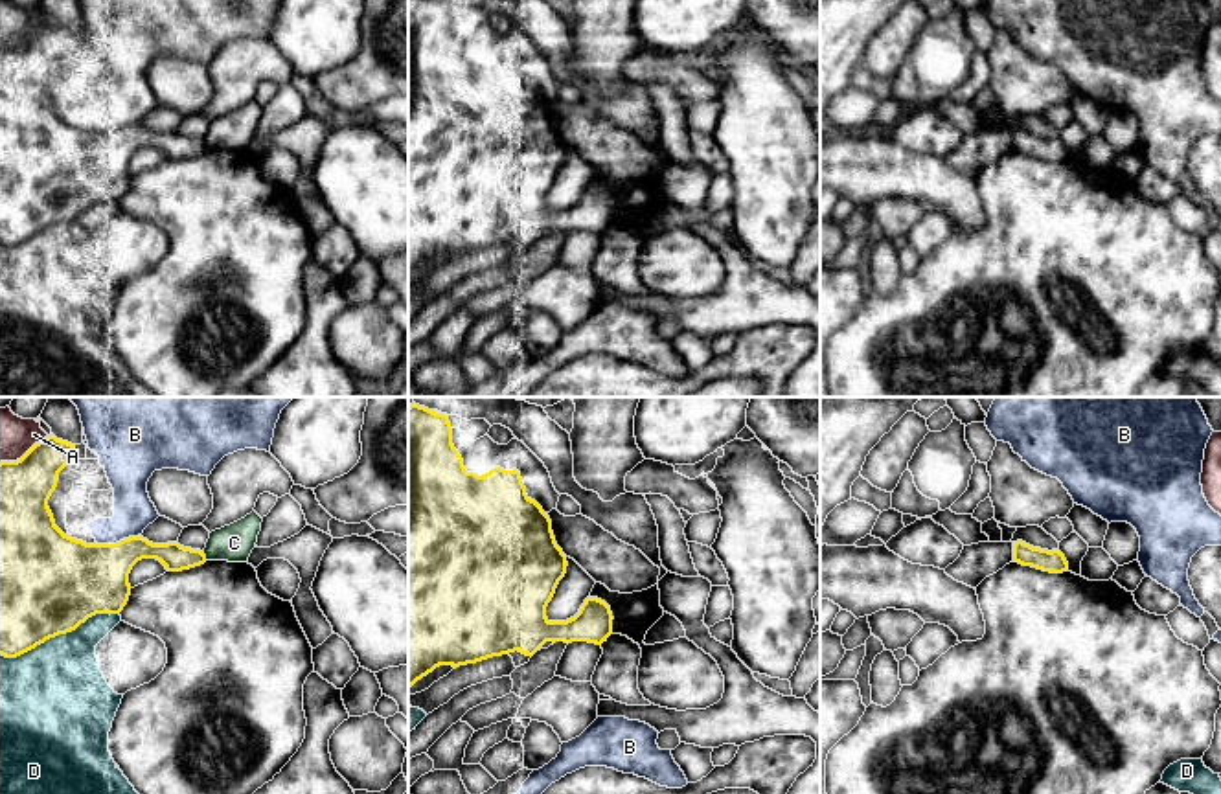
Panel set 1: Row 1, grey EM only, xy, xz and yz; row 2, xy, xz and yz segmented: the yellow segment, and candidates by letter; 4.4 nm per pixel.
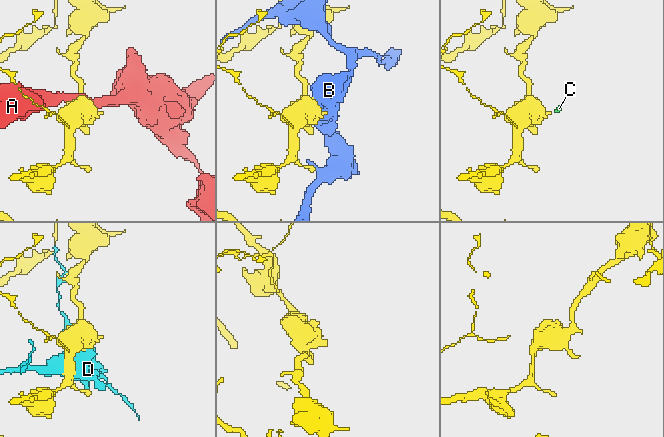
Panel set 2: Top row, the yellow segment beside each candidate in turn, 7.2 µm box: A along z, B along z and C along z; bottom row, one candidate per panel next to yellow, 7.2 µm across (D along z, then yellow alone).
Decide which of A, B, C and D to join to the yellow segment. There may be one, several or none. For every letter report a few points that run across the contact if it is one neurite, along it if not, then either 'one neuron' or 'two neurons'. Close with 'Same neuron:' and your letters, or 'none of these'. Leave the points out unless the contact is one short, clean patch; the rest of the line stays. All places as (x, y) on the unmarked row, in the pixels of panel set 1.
A: two neurons
B: two neurons
C: line xy (203, 140), (206, 147); two neurons
D: two neurons
Same neuron: none of these

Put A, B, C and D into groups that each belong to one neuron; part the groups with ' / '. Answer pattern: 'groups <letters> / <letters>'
groups A / B / C / D

